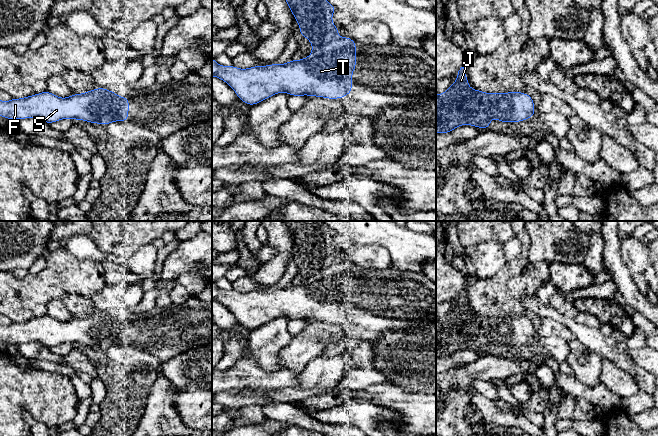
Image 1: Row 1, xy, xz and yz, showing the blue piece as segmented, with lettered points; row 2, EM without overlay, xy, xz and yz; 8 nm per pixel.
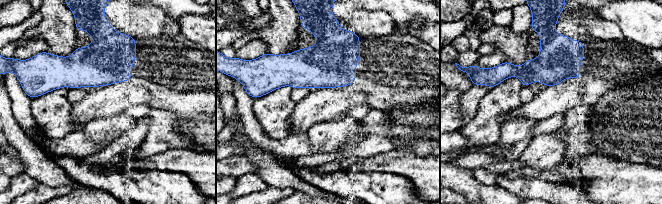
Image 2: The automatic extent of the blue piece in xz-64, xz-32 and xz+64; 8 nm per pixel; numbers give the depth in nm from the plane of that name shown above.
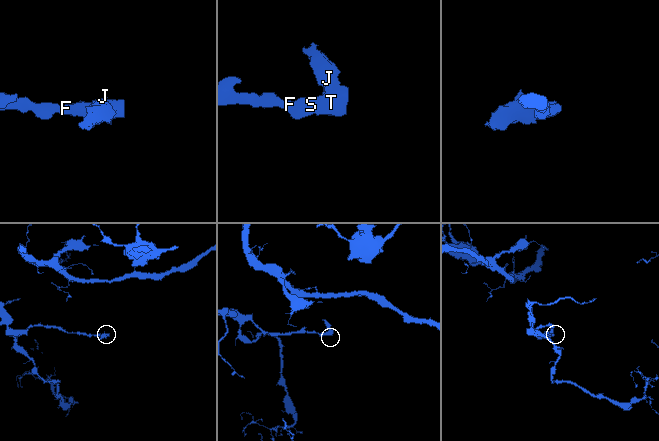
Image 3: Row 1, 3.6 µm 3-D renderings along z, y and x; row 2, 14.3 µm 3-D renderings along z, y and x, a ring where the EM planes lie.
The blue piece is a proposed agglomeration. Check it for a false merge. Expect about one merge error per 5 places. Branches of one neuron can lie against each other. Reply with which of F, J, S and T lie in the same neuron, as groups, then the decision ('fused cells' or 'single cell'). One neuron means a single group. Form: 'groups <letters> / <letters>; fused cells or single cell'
groups F J S T; single cell

